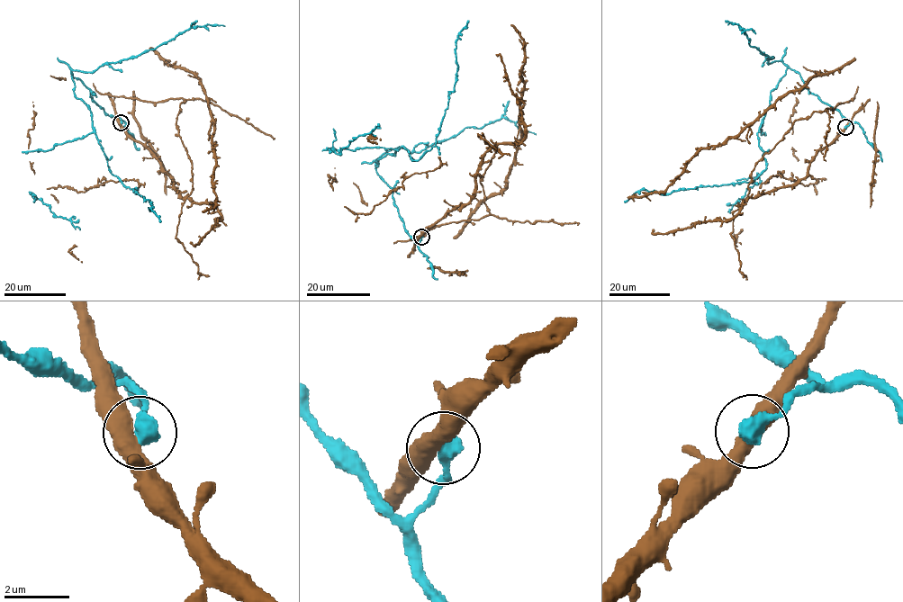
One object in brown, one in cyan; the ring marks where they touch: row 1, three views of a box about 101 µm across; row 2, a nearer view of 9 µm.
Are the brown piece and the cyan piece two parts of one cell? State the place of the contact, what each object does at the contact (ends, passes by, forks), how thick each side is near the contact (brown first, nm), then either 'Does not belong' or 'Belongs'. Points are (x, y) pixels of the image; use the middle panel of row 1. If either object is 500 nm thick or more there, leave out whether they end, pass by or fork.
Place: (421, 237). Thickness 500 nm (brown) against 550 nm. Belongs

